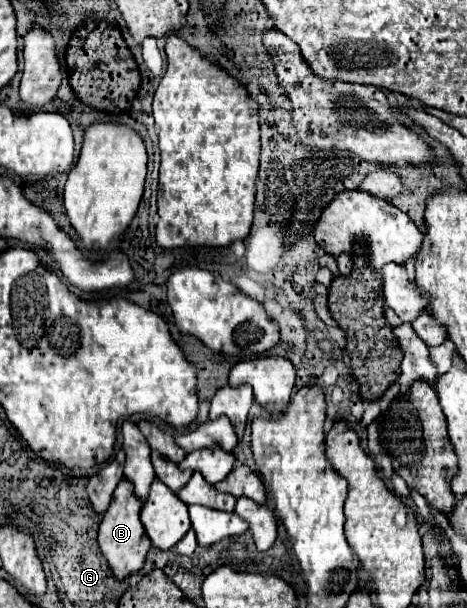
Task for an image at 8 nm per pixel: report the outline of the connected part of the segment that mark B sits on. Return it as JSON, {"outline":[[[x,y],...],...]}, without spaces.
{"outline":[[[122,480],[118,488],[114,490],[114,498],[110,508],[104,512],[100,530],[98,530],[98,544],[104,554],[104,558],[110,562],[110,568],[118,580],[124,580],[126,576],[142,570],[146,562],[146,554],[152,546],[142,522],[140,522],[140,510],[142,510],[142,500],[134,494],[134,486],[130,480]]]}

